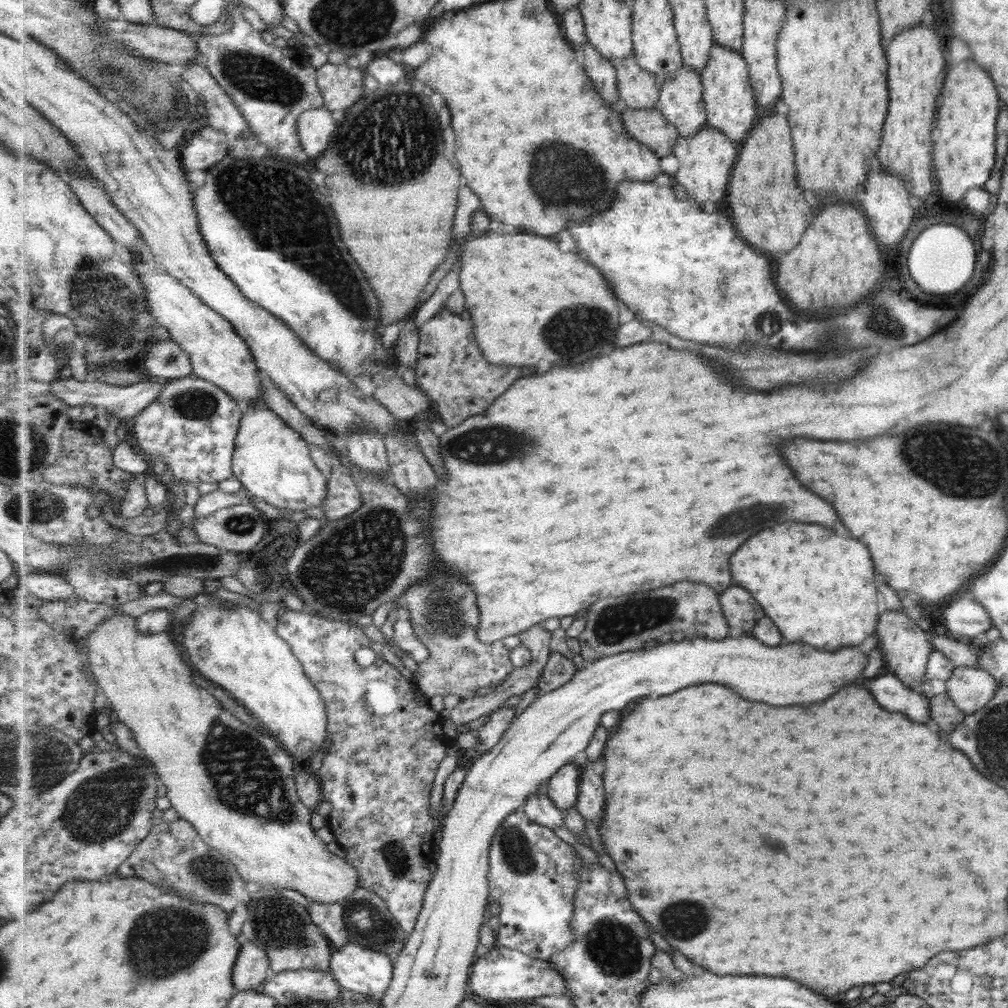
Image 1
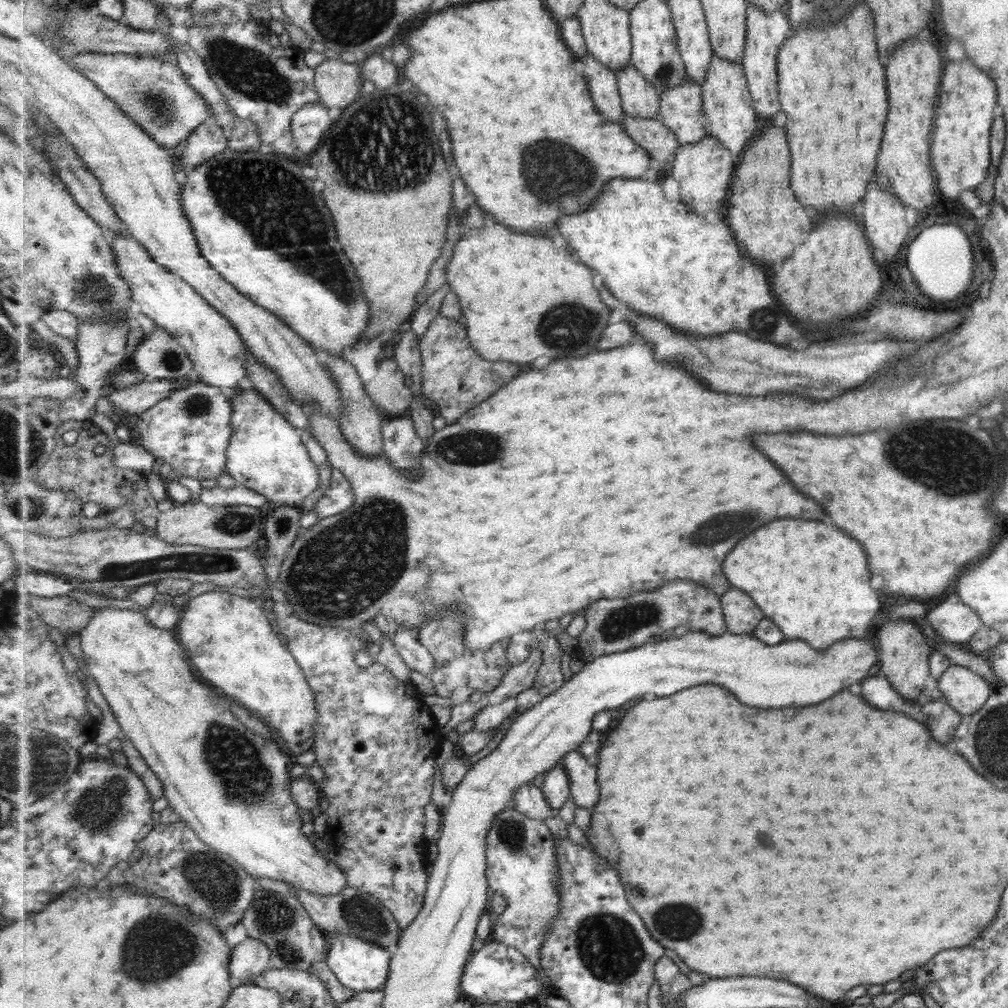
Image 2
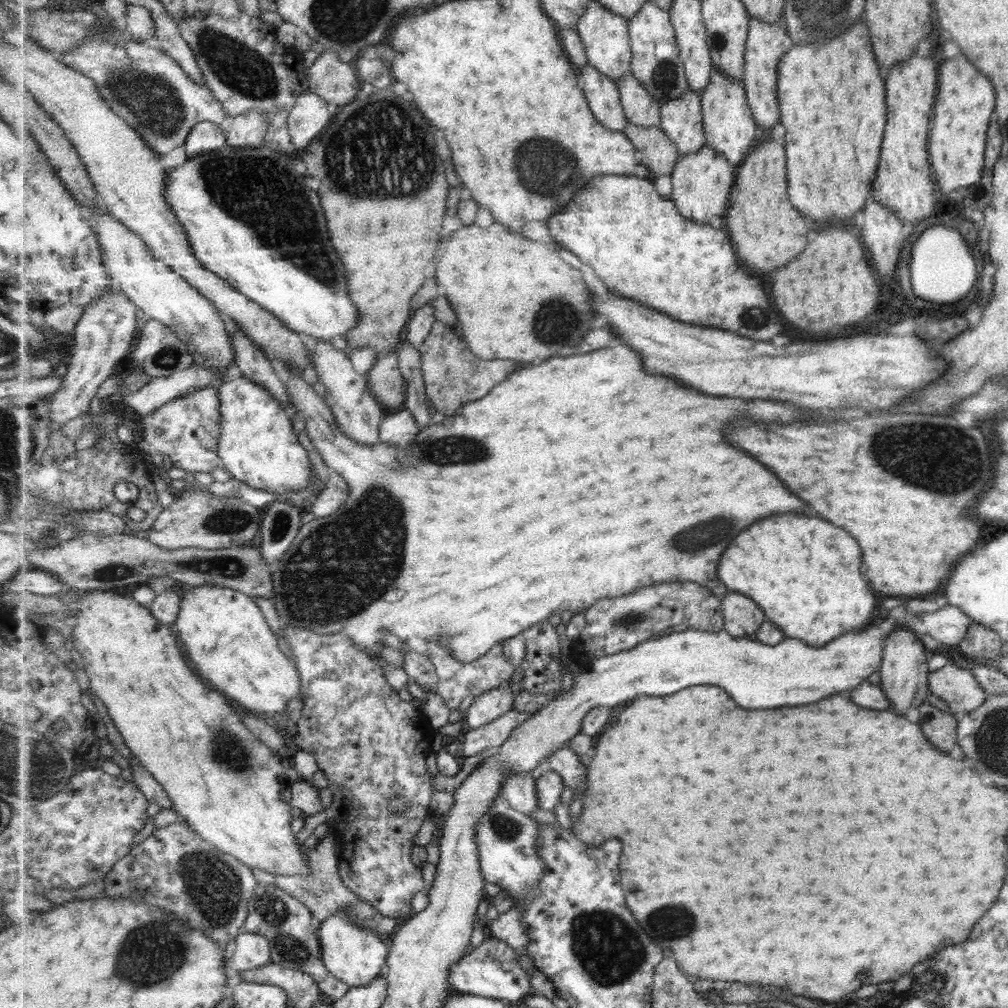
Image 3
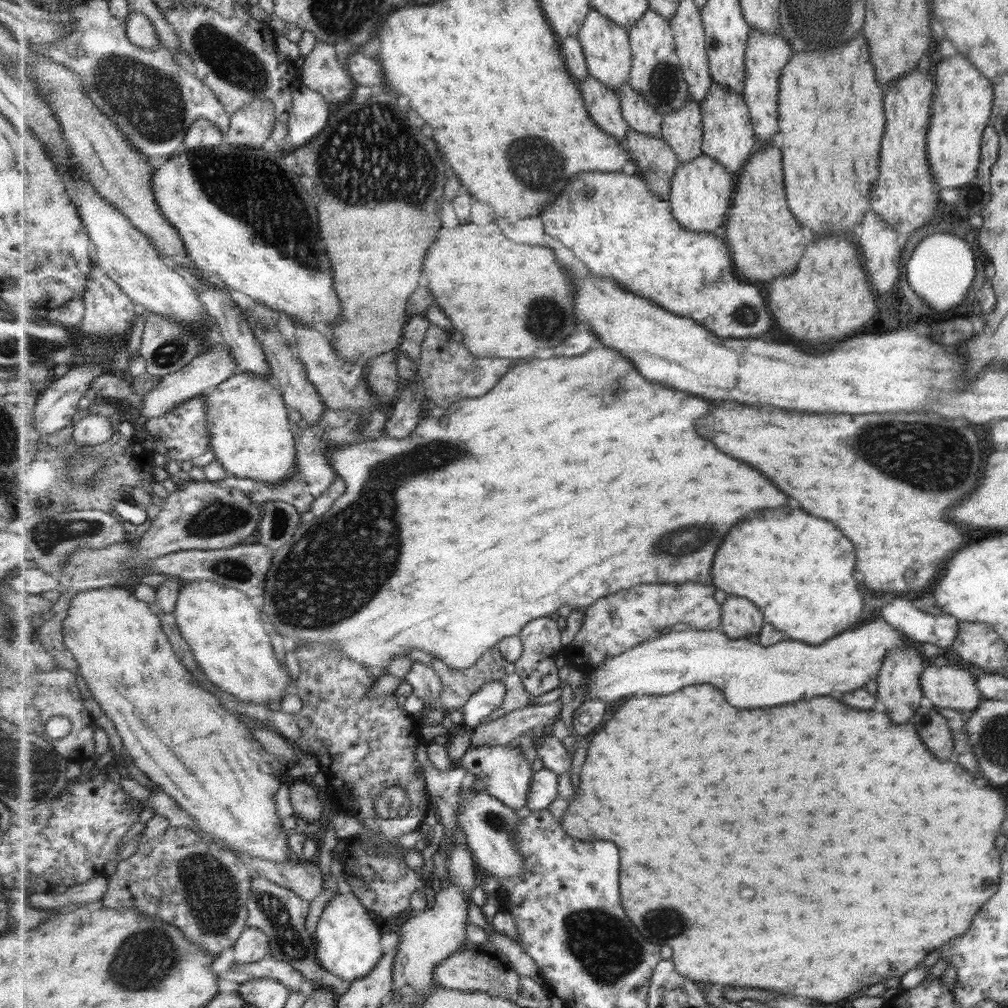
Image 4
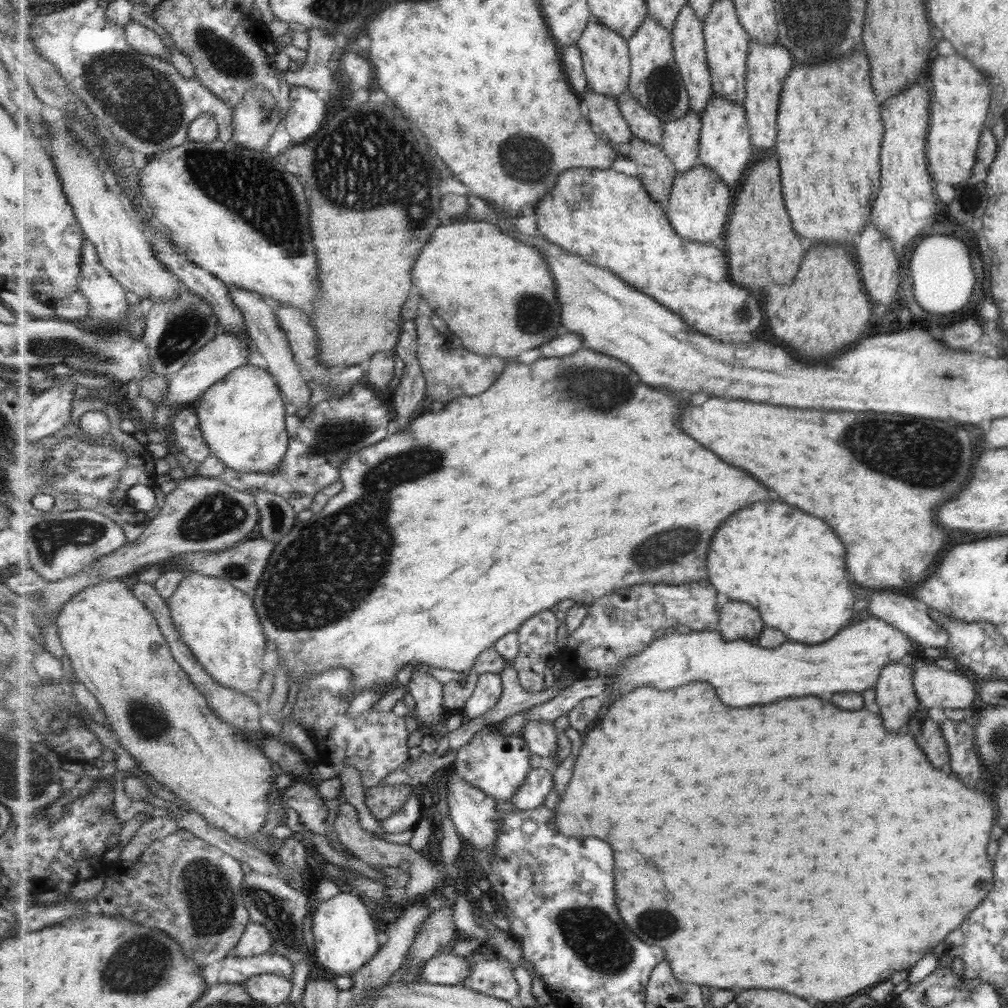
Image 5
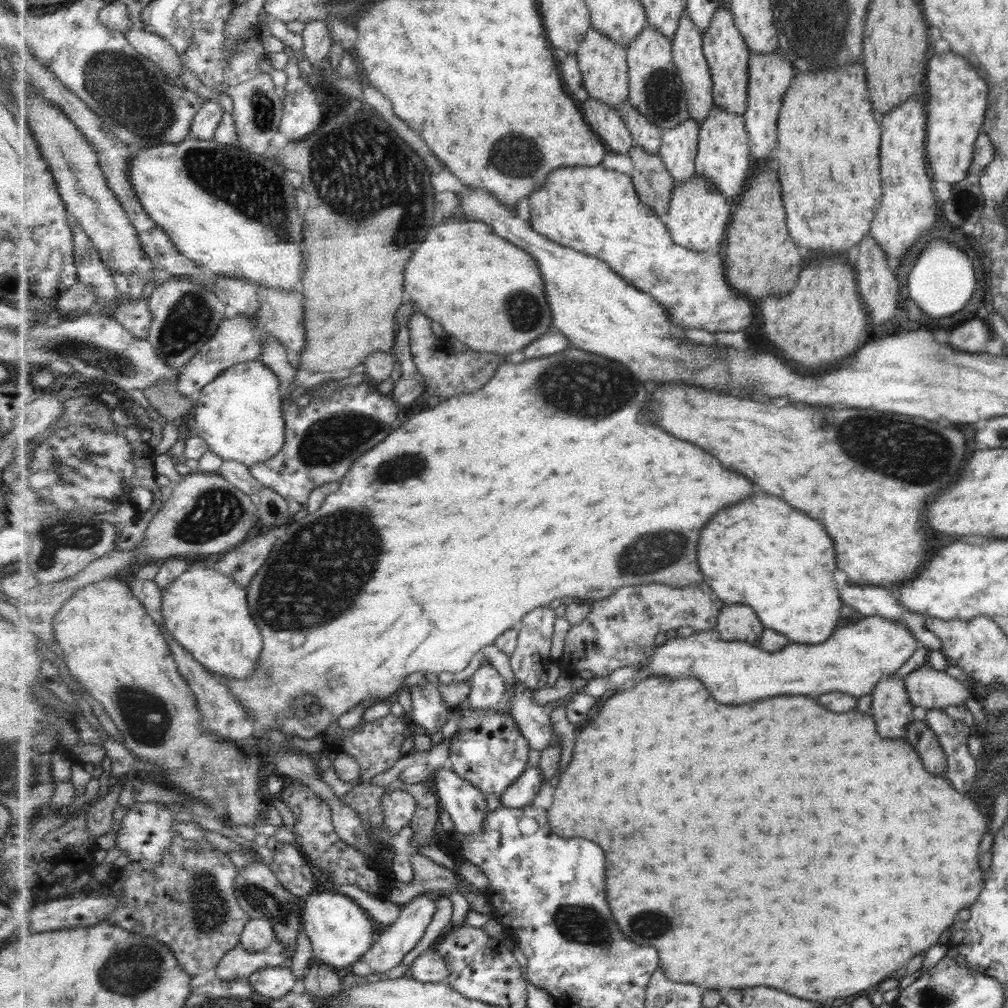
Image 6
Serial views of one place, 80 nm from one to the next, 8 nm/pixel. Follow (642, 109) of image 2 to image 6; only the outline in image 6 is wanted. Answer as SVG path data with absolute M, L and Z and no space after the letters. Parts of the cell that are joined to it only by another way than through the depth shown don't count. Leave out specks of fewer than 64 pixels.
M629 99L622 104L620 110L631 131L634 146L642 146L647 153L657 155L662 145L663 129L635 108Z

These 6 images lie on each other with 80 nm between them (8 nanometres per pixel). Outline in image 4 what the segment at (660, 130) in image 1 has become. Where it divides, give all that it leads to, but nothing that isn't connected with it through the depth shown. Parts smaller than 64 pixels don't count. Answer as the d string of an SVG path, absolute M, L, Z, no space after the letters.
M630 129L625 138L627 149L634 156L640 175L645 182L657 180L672 183L680 161L671 145L660 135L651 136L638 130Z

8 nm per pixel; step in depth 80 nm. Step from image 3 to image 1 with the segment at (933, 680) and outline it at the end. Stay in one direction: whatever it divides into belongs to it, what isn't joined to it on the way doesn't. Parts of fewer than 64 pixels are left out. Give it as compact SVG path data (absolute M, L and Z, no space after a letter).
M957 664L945 681L947 697L964 715L979 711L995 696L998 682L986 671Z

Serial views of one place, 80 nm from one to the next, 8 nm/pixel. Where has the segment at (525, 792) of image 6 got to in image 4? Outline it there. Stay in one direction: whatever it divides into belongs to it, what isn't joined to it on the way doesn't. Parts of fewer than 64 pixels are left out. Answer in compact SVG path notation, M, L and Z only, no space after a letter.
M543 768L534 772L532 788L529 791L526 806L531 811L547 808L559 796L558 786L559 776L554 771Z

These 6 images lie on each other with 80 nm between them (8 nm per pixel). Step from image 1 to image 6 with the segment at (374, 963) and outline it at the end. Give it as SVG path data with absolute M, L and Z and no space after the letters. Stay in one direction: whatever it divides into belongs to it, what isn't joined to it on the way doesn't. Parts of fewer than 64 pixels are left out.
M317 892L304 898L302 929L308 936L313 950L313 960L317 960L349 972L356 962L373 946L373 932L379 929L367 912L351 898L338 892Z

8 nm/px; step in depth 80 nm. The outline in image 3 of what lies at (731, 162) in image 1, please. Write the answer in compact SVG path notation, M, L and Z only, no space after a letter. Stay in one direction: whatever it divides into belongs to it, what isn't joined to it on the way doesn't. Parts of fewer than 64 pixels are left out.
M705 146L697 153L680 155L672 176L672 195L679 212L683 217L701 224L711 224L713 218L726 214L731 188L736 184L735 168L729 158L719 153L716 148Z

